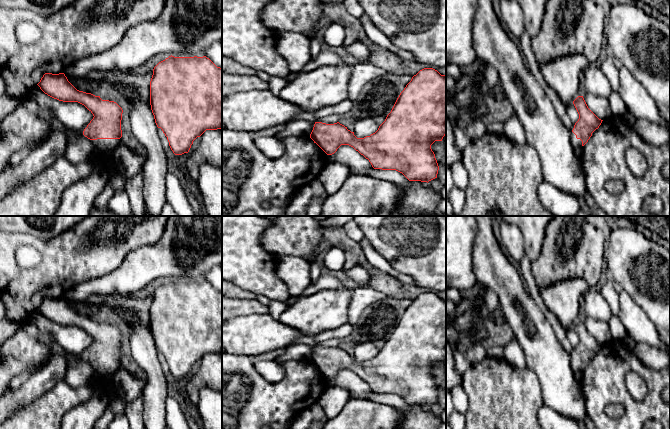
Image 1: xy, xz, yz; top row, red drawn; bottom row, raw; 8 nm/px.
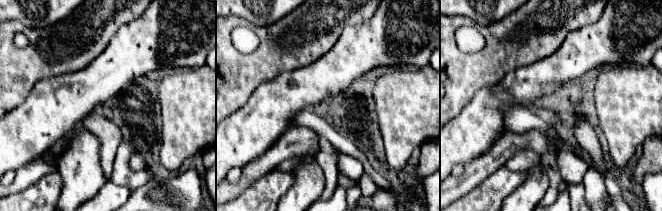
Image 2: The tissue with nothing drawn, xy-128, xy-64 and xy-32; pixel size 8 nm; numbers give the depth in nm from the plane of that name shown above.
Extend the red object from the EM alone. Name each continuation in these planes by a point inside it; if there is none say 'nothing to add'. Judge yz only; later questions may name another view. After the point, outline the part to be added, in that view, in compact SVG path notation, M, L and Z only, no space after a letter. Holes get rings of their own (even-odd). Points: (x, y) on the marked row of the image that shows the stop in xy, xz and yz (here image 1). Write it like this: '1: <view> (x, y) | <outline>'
1: yz (575, 142) | M572 125L570 131L570 139L571 139L571 143L572 143L572 147L573 148L577 148L577 147L581 147L582 146L582 141L580 139L576 138L576 135L572 132L574 125Z

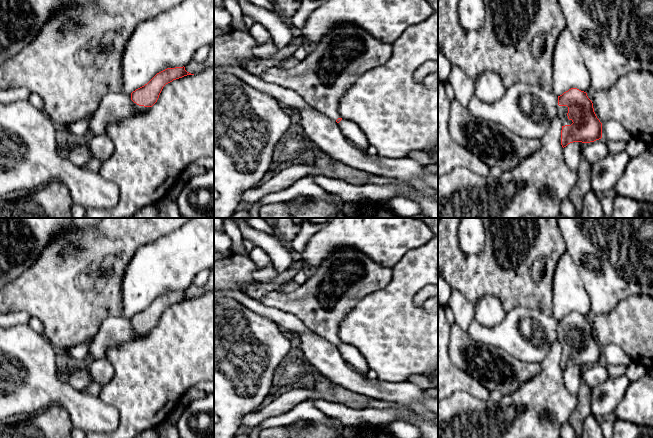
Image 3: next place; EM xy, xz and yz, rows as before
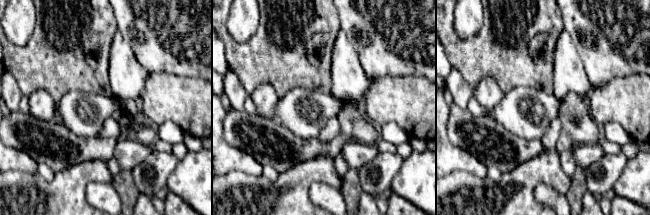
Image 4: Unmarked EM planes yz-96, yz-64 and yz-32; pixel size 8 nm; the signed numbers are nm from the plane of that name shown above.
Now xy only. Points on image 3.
1: xy (140, 110) | M134 103L134 107L135 107L136 112L138 113L138 115L142 115L144 113L147 113L150 109L150 107L139 106L136 103Z

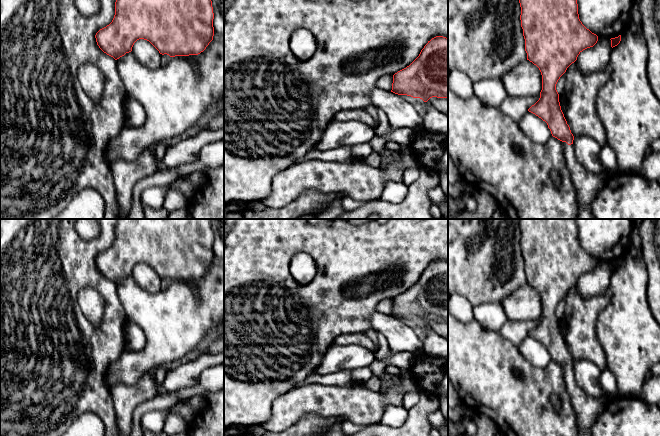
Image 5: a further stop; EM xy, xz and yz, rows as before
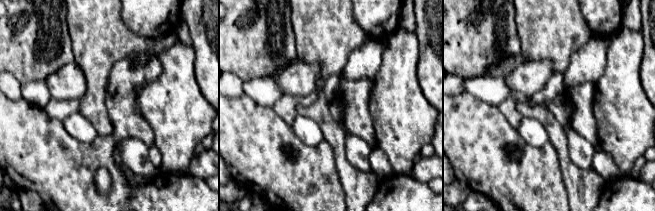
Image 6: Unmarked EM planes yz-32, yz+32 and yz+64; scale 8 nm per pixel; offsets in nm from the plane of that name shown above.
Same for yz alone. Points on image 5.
1: yz (587, 184) | M564 142L564 153L577 192L578 219L595 219L590 207L591 202L603 188L608 176L605 173L592 173L583 168L575 158L573 144L568 145Z

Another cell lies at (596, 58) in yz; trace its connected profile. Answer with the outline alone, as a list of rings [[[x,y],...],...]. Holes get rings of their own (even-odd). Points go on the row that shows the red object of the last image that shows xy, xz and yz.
[[[598,37],[593,47],[583,50],[578,55],[576,61],[579,72],[589,74],[603,70],[610,63],[611,51],[611,40]]]

